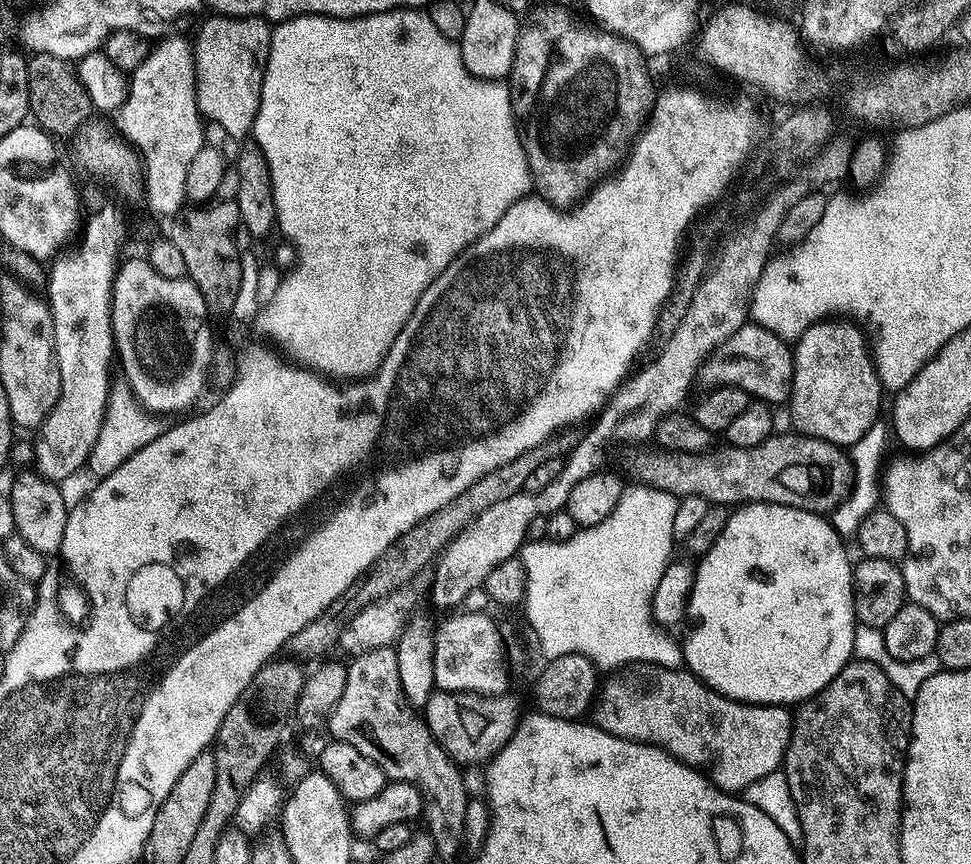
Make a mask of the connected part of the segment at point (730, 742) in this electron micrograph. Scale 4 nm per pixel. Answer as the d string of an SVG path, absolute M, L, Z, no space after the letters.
M640 666L609 676L612 677L605 686L603 683L594 708L594 723L604 732L623 740L636 740L640 744L661 748L675 760L704 773L717 788L729 794L743 793L744 789L758 782L758 778L766 778L766 774L777 771L783 765L794 727L793 713L787 707L779 704L743 704L740 700L732 700L707 688L696 675L684 668Z

